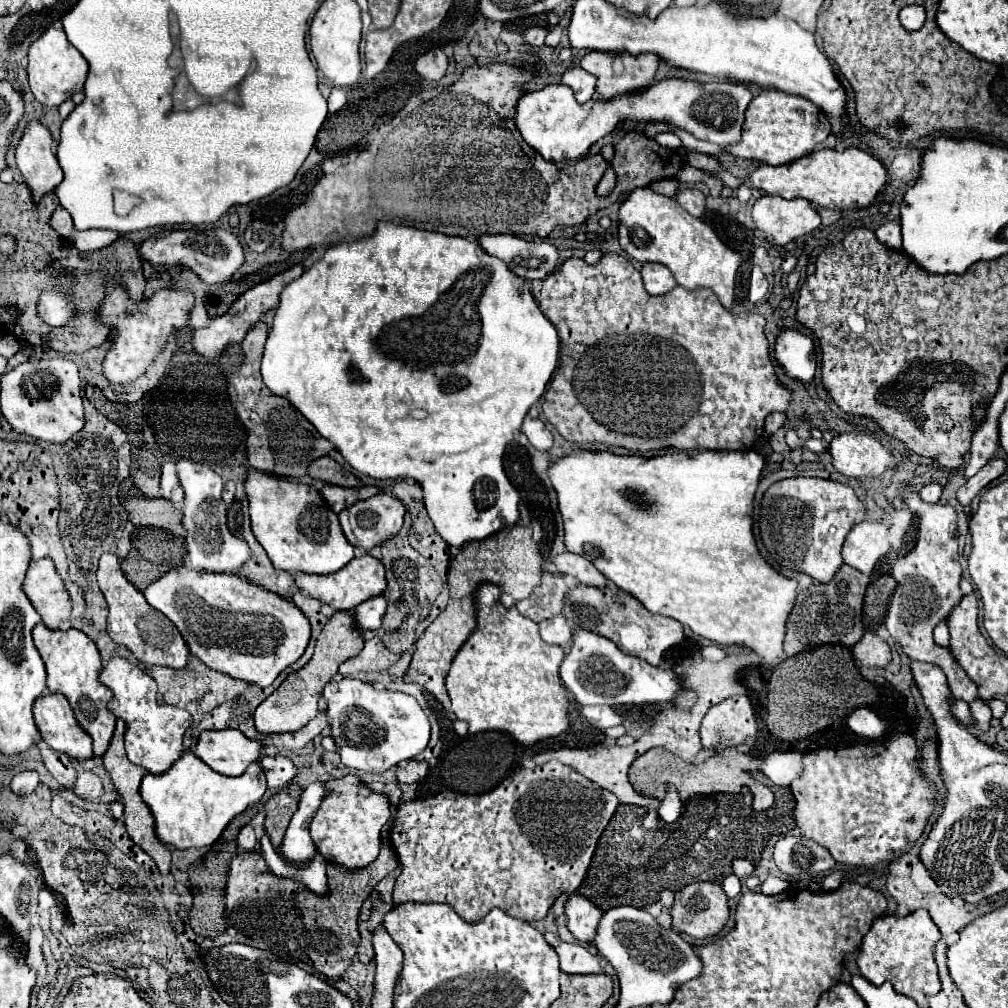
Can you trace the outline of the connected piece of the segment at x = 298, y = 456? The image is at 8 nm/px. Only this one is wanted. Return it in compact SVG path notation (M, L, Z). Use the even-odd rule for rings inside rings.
M258 321L242 341L244 349L242 365L234 369L230 375L230 385L236 389L236 413L248 431L248 465L280 477L300 479L306 475L306 467L314 459L328 455L334 449L334 445L326 441L316 431L316 427L308 419L304 419L304 415L288 399L274 395L270 389L264 387L260 379L260 359L266 335L268 335L266 323Z

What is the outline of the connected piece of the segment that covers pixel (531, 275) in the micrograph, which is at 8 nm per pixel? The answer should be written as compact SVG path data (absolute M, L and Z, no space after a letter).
M482 235L480 245L528 281L546 279L562 265L558 249L548 241L534 243L516 235Z

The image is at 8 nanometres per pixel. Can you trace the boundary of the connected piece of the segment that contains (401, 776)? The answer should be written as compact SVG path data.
M398 765L398 771L396 771L398 783L416 783L424 775L426 775L426 769L400 769L400 765Z

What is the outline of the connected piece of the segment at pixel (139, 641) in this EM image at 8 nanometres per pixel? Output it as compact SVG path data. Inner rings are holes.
M104 553L98 563L98 585L100 591L106 597L108 603L108 635L120 643L126 645L134 657L140 663L146 665L164 665L164 667L174 667L180 669L188 663L188 647L182 641L182 635L178 629L170 623L168 617L164 617L160 611L150 607L144 599L144 595L124 577L120 569L120 561L112 553Z

